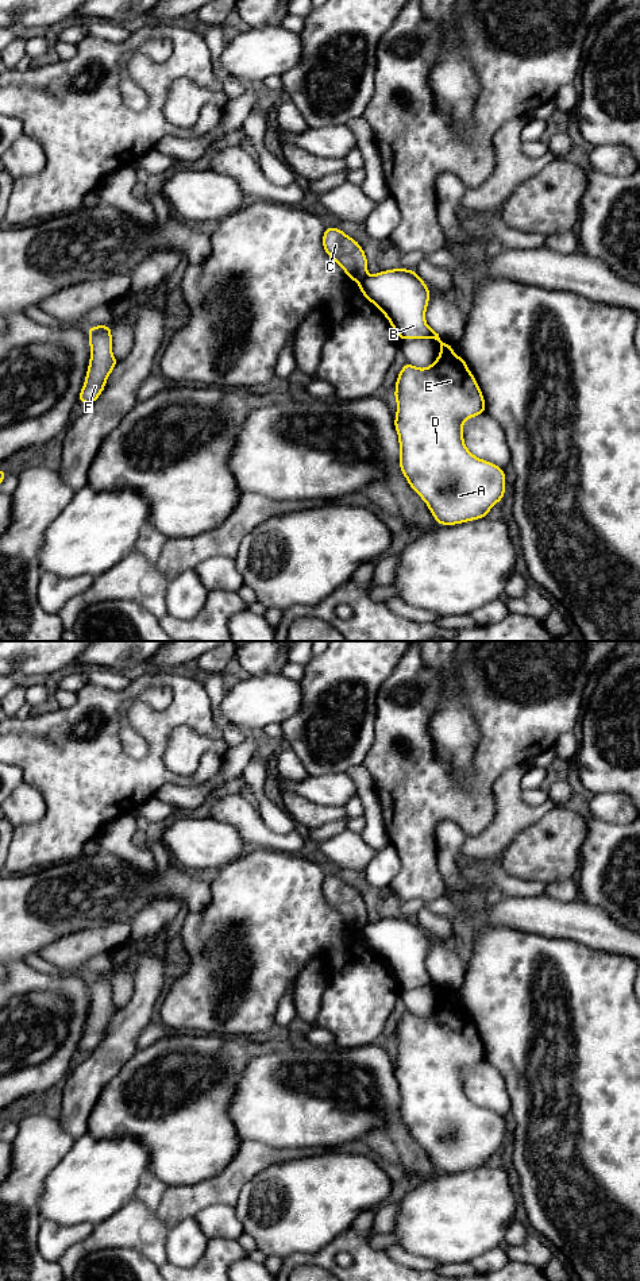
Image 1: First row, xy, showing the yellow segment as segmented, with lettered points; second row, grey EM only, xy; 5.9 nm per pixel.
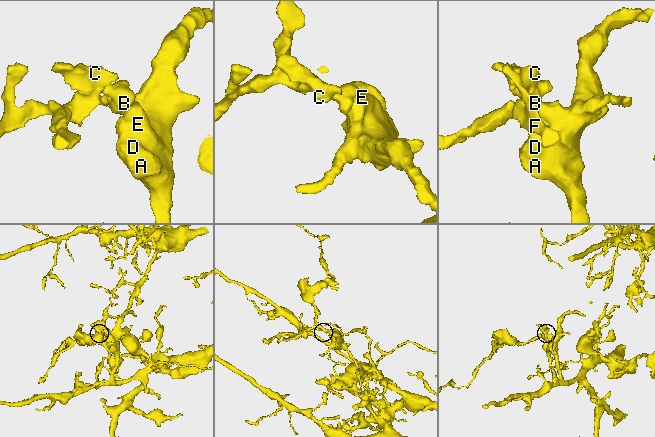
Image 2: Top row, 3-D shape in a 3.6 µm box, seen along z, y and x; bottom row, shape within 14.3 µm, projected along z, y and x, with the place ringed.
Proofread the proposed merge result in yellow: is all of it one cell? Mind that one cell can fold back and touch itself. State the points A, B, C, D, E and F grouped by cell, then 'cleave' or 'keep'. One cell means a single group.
A B D E / C F; cleave

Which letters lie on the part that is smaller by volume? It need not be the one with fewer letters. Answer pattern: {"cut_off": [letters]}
{"cut_off": ["C", "F"]}

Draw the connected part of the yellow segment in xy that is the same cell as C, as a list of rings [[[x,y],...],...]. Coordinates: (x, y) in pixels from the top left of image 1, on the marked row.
[[[328,227],[323,235],[327,255],[342,266],[352,281],[367,277],[367,258],[361,244],[336,227]]]

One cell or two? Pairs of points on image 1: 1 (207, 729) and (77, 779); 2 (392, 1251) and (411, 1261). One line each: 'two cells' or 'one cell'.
1: one cell
2: one cell

